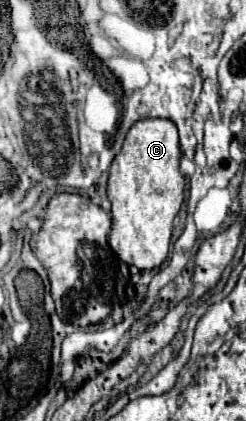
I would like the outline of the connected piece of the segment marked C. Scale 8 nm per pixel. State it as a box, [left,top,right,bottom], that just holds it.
[108,118,184,270]

